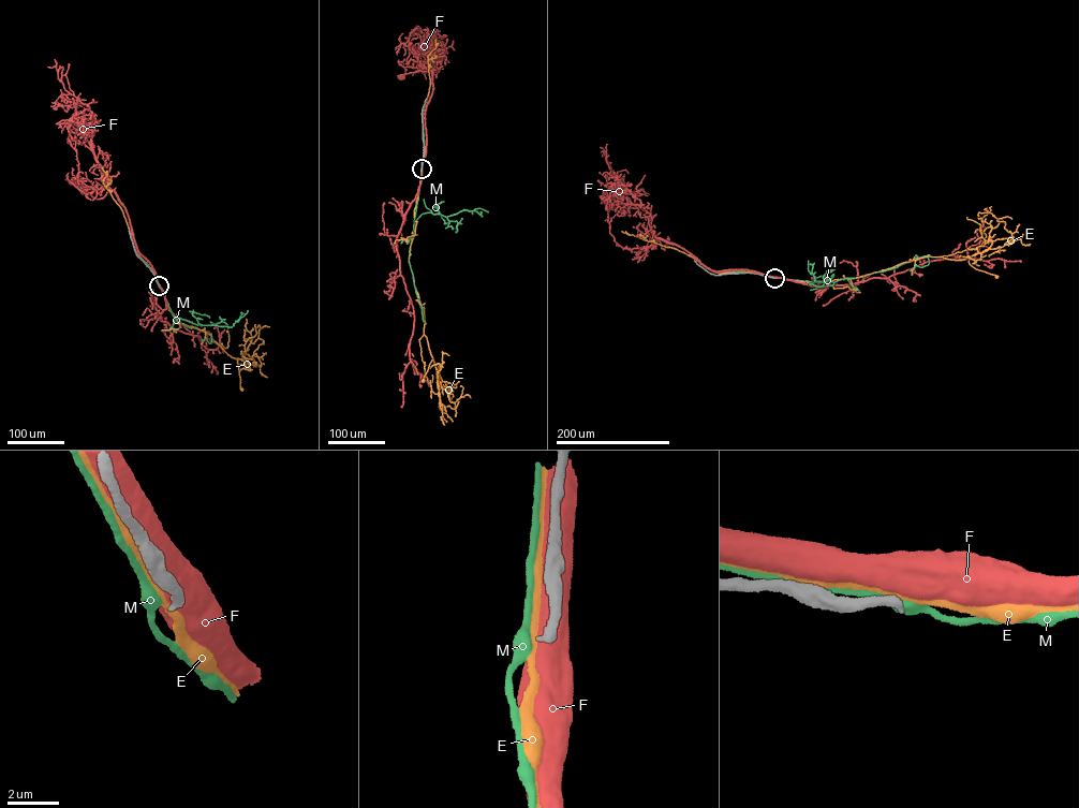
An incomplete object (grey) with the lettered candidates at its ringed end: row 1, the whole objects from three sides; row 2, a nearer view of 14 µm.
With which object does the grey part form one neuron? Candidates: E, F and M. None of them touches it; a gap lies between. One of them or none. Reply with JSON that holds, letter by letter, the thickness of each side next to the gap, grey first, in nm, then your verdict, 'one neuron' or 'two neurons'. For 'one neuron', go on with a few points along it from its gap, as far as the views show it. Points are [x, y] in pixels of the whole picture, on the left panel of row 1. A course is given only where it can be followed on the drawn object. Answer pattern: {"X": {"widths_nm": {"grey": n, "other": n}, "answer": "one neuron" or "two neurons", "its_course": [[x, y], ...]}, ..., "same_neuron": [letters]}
{"E": {"widths_nm": {"grey": 320, "other": 260}, "answer": "two neurons"}, "F": {"widths_nm": {"grey": 320, "other": 700}, "answer": "two neurons"}, "M": {"widths_nm": {"grey": 320, "other": 440}, "answer": "two neurons"}, "same_neuron": []}

